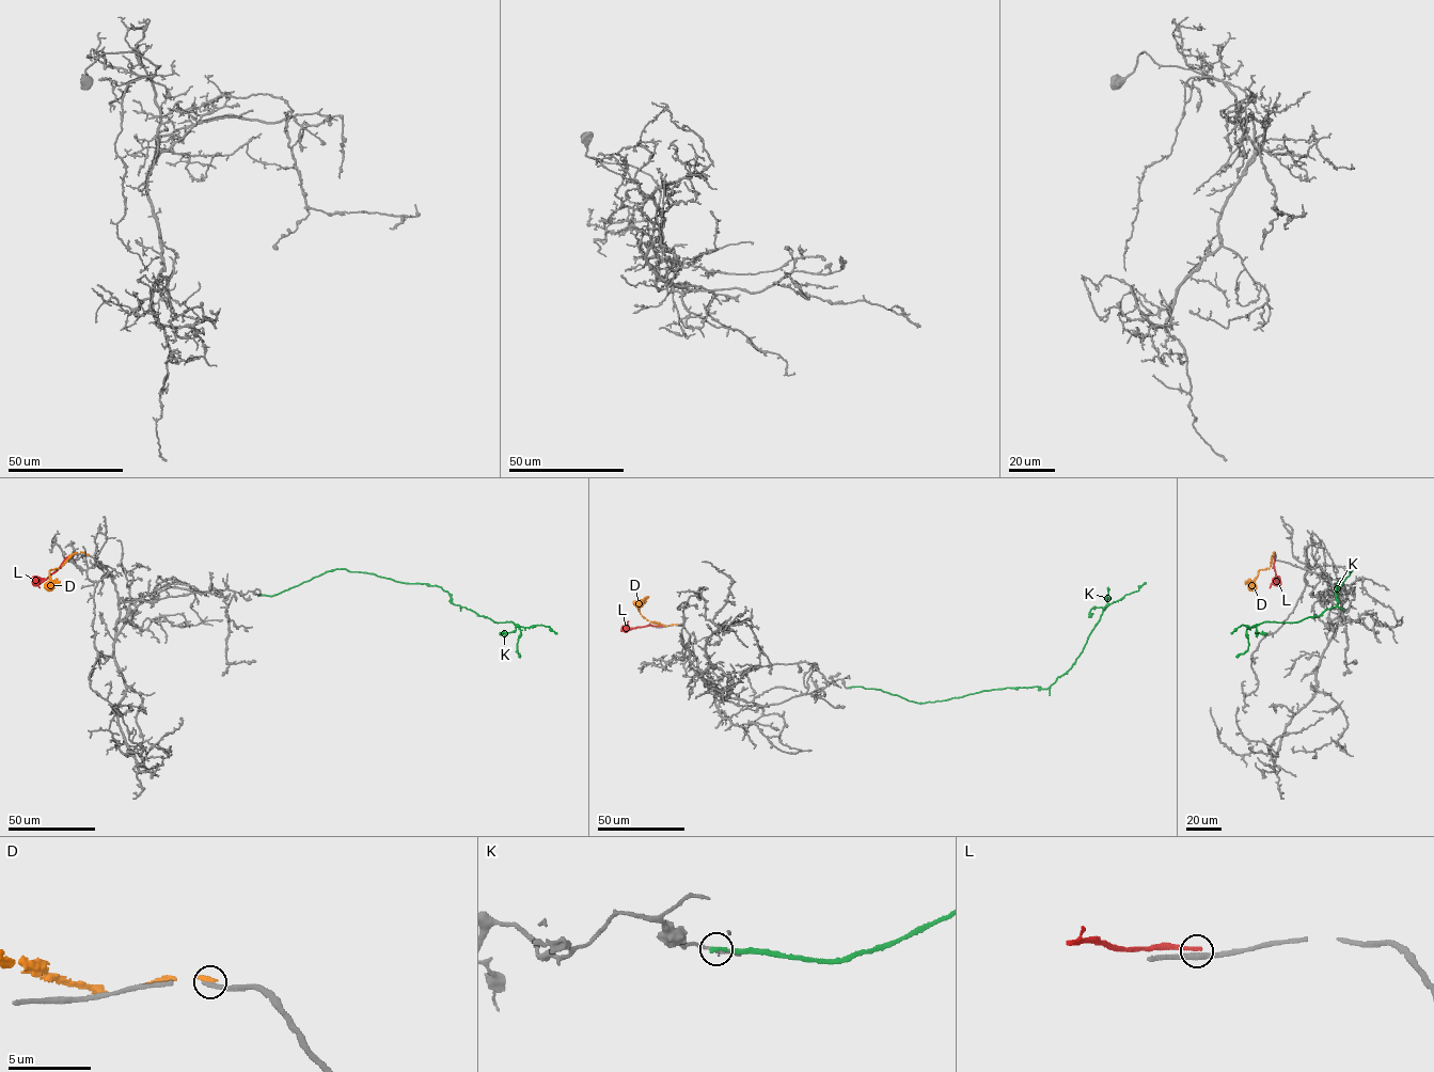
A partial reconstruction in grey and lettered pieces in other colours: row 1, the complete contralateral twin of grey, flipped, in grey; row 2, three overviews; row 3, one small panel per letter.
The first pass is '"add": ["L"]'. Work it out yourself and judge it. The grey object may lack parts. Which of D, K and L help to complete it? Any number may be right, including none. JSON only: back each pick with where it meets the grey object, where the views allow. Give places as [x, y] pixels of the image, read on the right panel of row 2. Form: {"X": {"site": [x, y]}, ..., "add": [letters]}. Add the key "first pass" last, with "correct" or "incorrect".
{"add": [], "first pass": "incorrect"}

